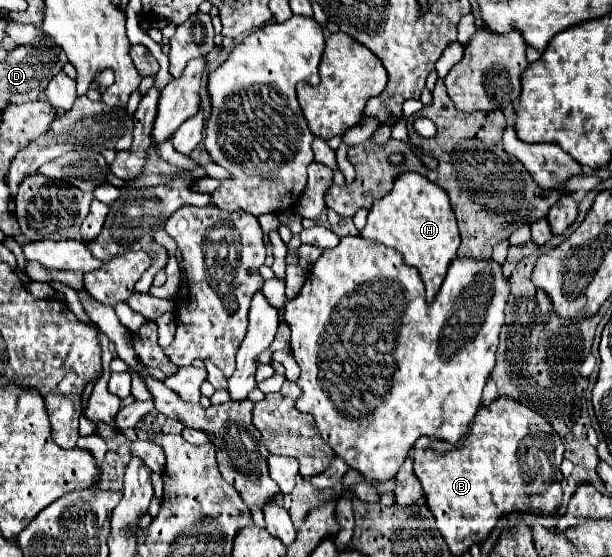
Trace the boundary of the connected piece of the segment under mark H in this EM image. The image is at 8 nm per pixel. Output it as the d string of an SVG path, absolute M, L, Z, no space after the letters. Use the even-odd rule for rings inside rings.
M403 172L395 180L393 190L373 204L367 226L361 230L361 238L397 250L407 266L417 268L425 284L429 304L435 300L447 268L453 258L457 258L457 248L461 244L447 194L417 172Z

